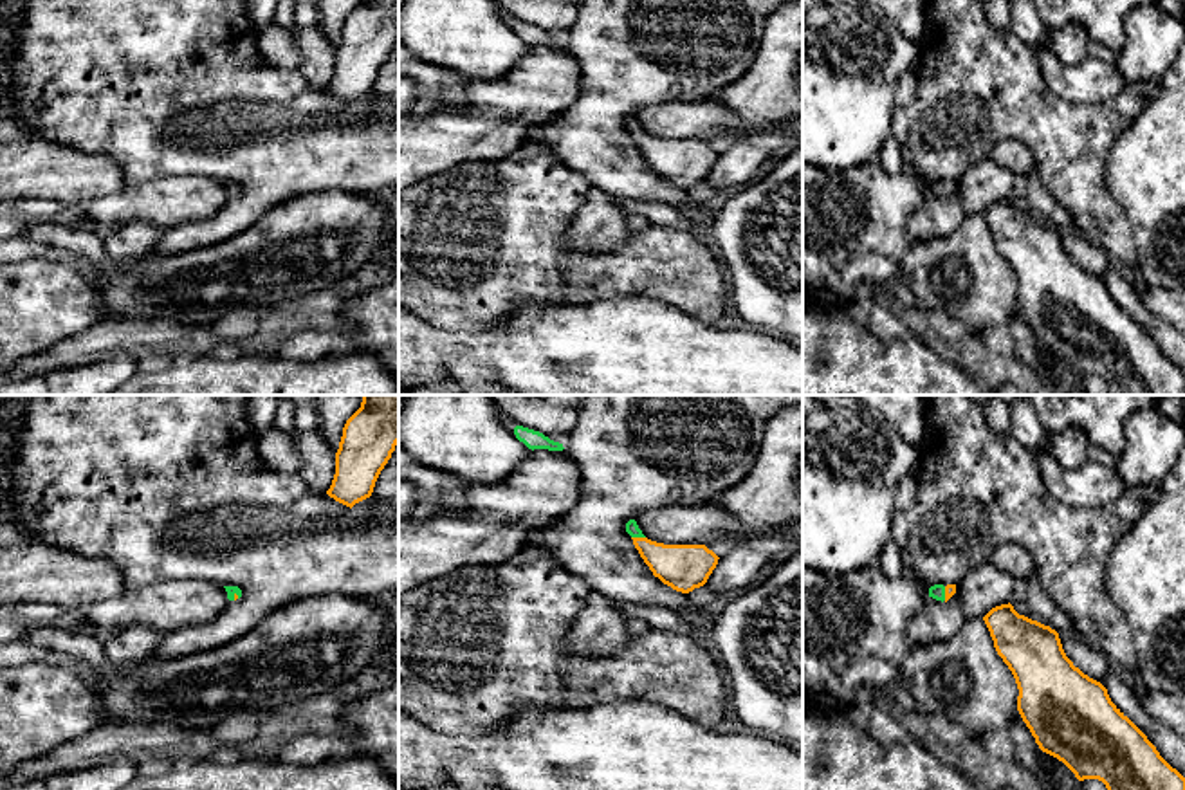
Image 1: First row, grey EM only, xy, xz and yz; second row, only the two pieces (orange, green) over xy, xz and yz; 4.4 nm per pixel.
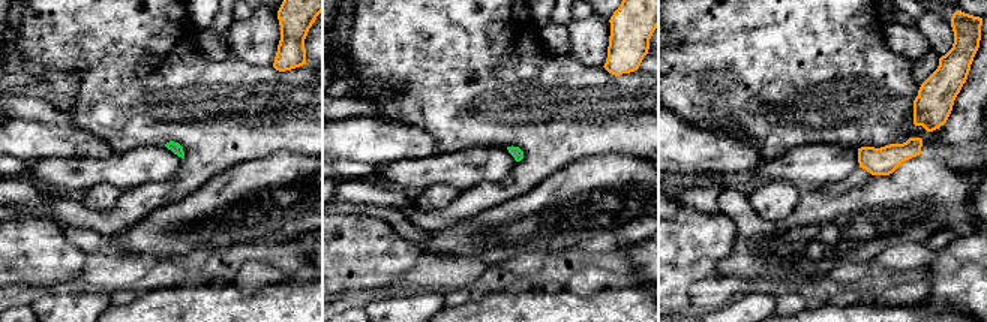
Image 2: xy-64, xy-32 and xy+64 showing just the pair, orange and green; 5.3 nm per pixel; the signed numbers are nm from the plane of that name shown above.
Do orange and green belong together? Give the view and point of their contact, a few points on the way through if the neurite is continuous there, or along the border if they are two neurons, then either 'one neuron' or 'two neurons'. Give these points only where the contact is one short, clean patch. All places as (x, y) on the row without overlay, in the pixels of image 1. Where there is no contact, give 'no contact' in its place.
xz (639, 134) | one neuron

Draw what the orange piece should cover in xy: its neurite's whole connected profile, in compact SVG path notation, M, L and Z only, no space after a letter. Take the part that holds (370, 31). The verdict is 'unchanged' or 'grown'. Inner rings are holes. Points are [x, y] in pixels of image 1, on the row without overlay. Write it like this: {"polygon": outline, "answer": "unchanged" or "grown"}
{"polygon": "M361 0L343 23L326 90L350 105L370 94L397 40L399 0Z", "answer": "unchanged"}

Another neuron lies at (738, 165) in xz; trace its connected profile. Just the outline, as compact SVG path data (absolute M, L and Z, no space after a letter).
M749 141L736 142L720 152L705 182L718 189L745 186L759 179L759 171L770 161L770 153Z

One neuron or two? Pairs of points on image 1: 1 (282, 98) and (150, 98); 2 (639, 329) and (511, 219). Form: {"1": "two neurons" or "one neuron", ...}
{"1": "one neuron", "2": "two neurons"}

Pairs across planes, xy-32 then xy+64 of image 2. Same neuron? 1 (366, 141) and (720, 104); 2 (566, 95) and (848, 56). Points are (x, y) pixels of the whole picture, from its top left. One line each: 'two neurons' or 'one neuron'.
1: two neurons
2: one neuron

